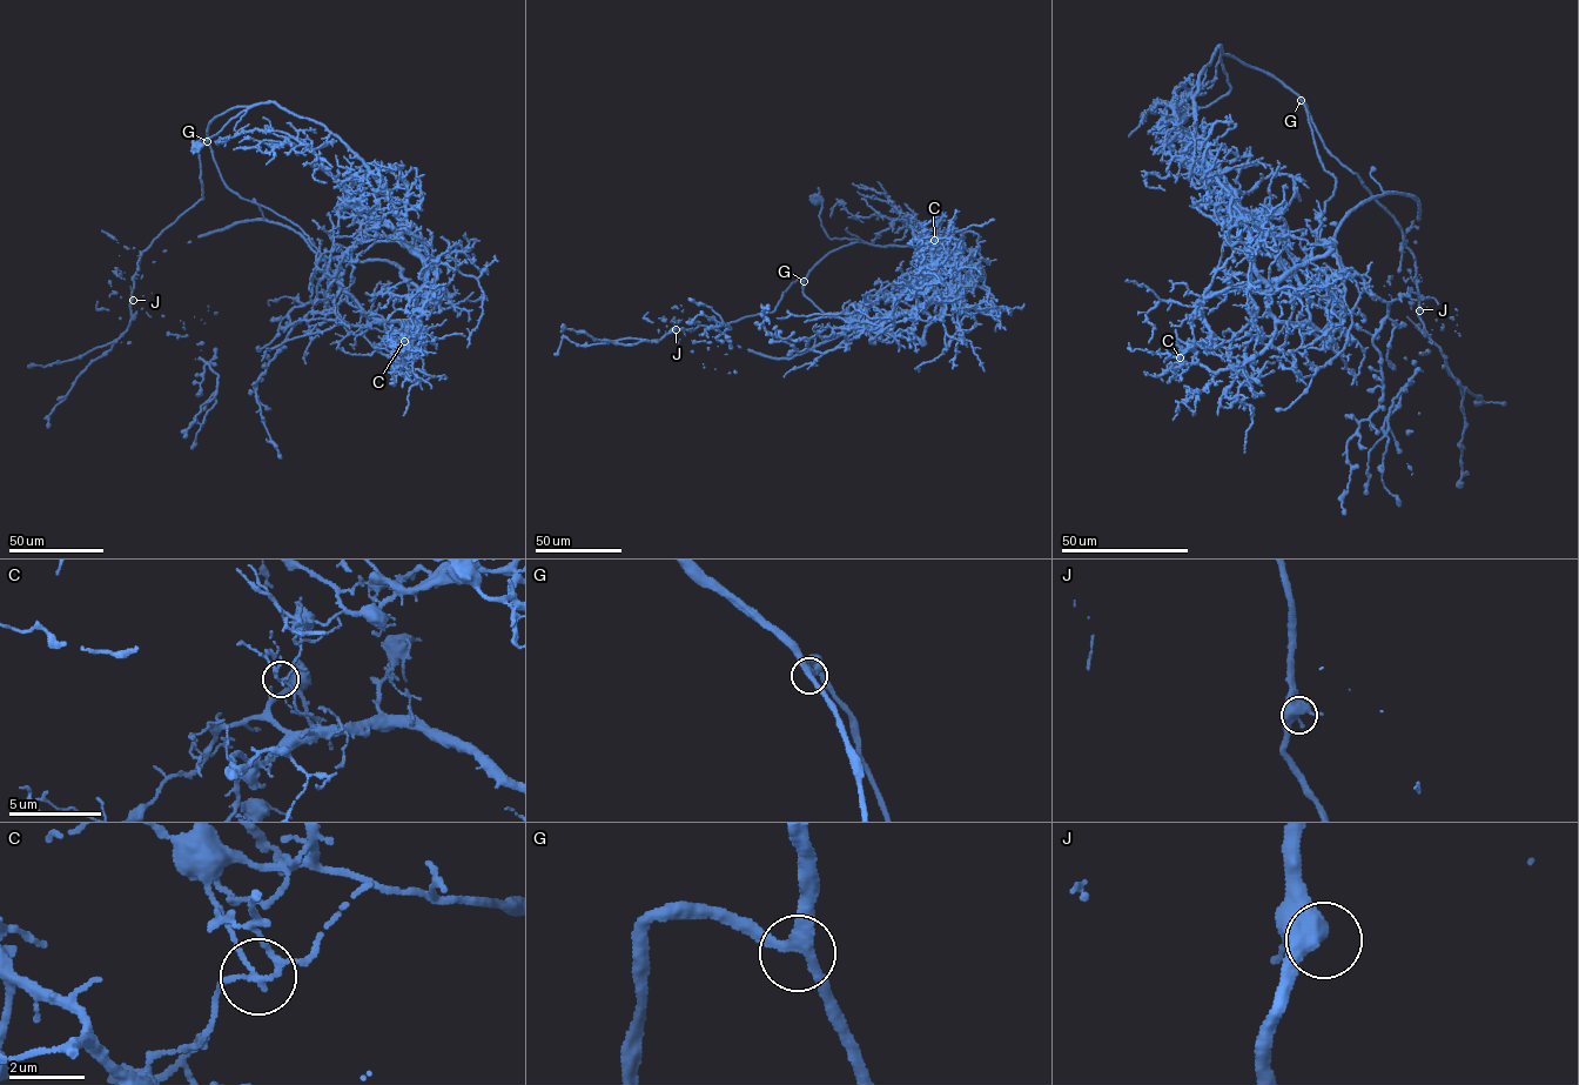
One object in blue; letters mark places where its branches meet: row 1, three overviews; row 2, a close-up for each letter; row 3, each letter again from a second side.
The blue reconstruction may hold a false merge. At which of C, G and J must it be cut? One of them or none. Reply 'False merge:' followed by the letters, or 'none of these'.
False merge: C

